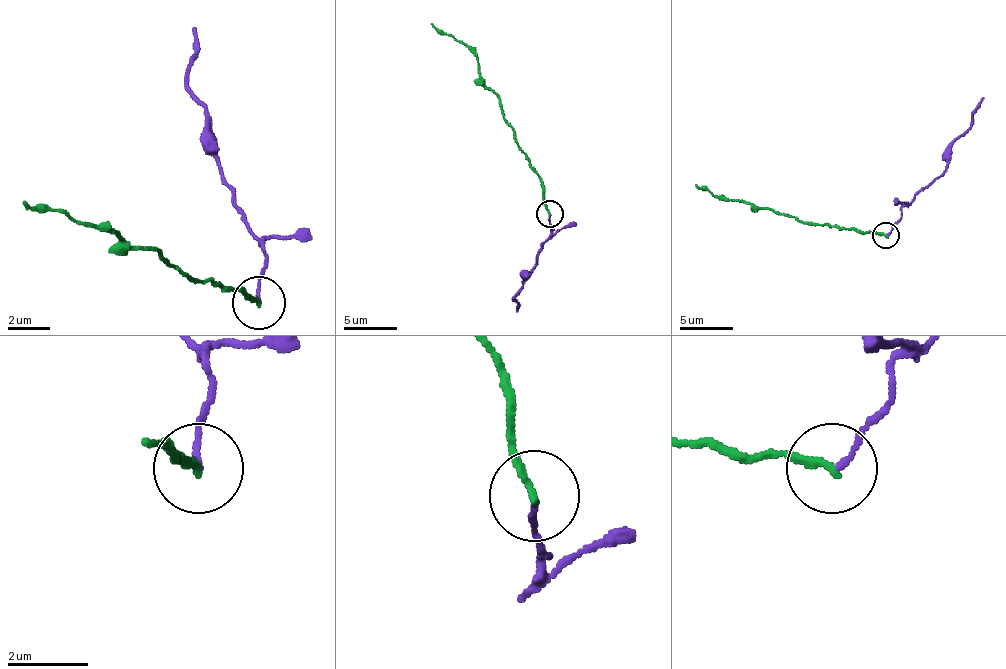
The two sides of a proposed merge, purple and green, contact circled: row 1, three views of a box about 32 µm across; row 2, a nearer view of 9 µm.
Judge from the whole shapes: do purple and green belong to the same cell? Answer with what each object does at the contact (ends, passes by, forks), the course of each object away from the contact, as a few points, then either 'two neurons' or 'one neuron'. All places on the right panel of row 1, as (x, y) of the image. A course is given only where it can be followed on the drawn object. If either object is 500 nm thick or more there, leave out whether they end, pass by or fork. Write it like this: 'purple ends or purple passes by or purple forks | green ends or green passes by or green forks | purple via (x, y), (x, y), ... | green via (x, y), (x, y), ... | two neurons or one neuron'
purple ends | green ends | purple via (886, 235), (905, 205), (944, 171), (950, 147), (971, 126), (971, 112), (984, 96) | green via (886, 235), (798, 221), (745, 200), (729, 200), (695, 184) | two neurons

